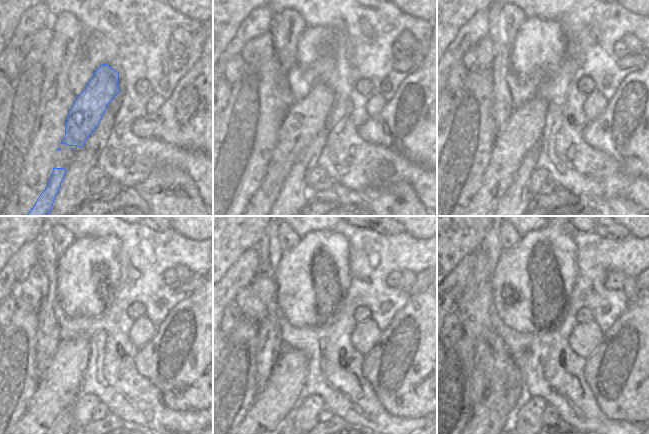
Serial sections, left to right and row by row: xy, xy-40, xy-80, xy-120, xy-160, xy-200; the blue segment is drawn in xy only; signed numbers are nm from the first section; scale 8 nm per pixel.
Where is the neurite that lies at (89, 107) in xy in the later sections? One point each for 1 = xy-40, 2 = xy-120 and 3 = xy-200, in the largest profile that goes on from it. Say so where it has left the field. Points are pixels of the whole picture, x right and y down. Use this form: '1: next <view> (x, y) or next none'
1: next xy-40 (306, 118)
2: next xy-120 (46, 404)
3: next xy-200 (488, 419)

